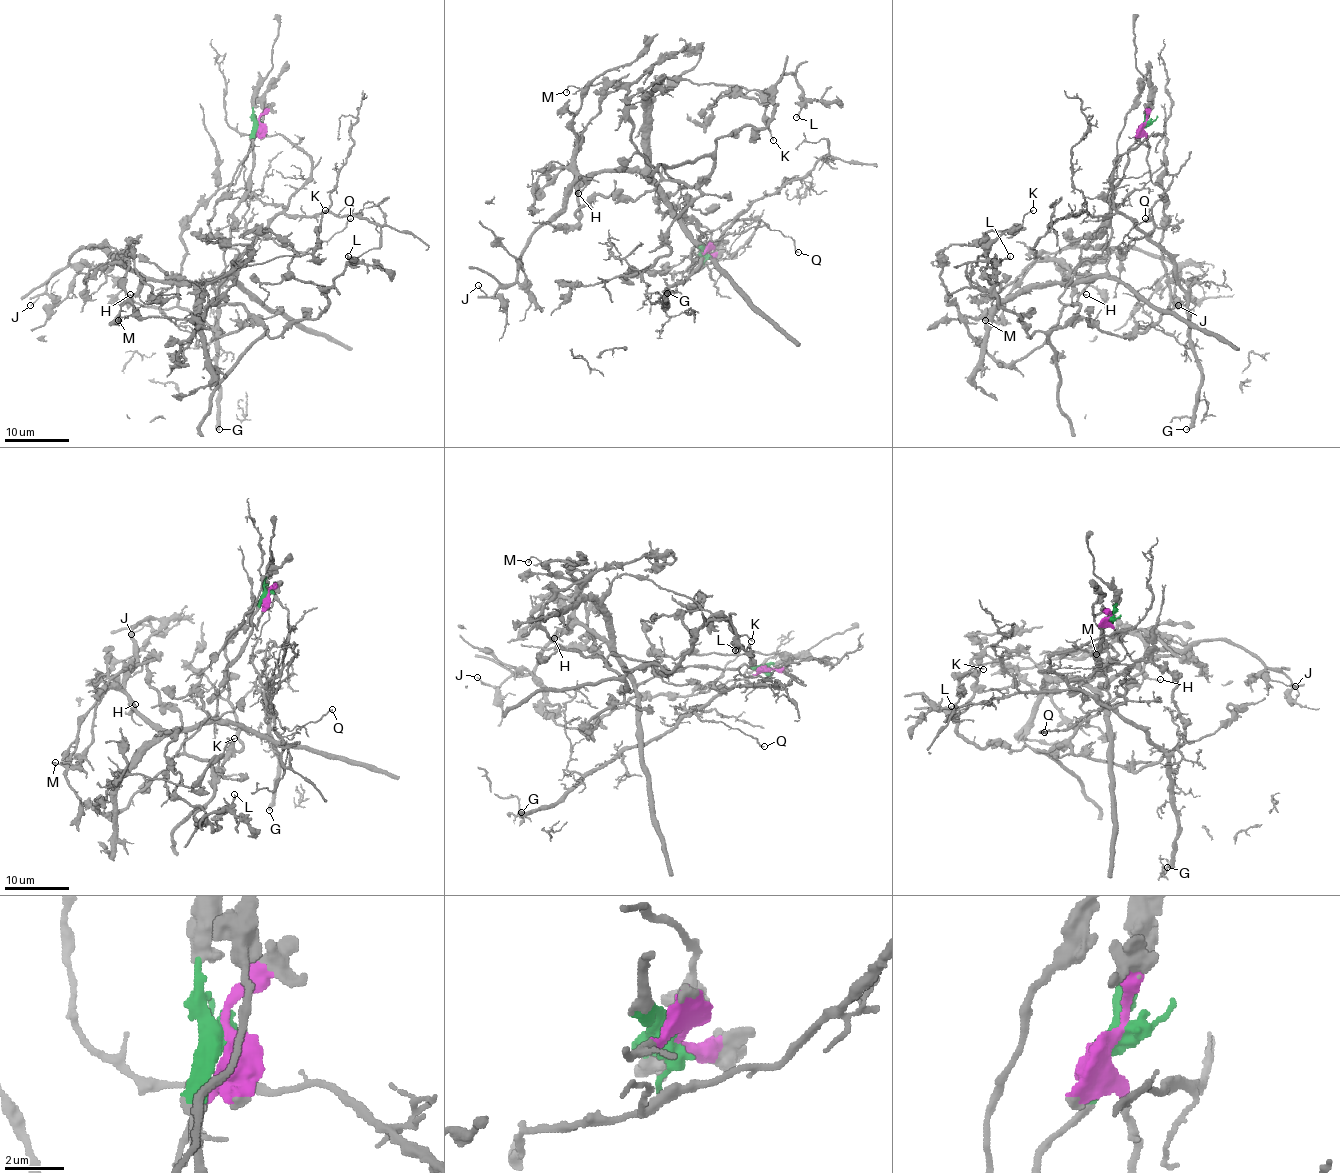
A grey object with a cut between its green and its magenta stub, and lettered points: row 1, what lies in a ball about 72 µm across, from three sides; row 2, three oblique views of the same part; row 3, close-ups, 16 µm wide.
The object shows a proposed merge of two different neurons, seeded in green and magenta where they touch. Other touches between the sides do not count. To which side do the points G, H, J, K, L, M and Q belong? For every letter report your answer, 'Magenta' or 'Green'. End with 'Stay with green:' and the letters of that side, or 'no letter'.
G: Magenta
H: Green
J: Green
K: Green
L: Magenta
M: Green
Q: Magenta
Stay with green: H, J, K, M

